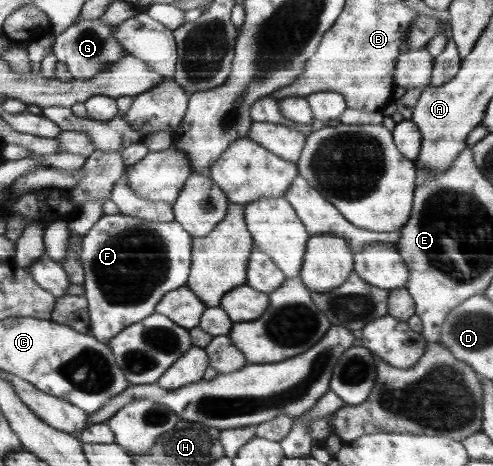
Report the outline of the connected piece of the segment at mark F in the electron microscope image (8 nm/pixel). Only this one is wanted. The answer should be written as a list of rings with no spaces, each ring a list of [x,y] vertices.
[[[104,214],[92,226],[88,235],[84,235],[80,247],[80,262],[84,265],[84,297],[89,301],[90,325],[92,336],[106,344],[116,337],[118,332],[146,320],[157,312],[162,297],[189,281],[189,269],[193,267],[193,235],[176,220],[169,222],[148,221],[146,218],[132,217],[126,214]]]

